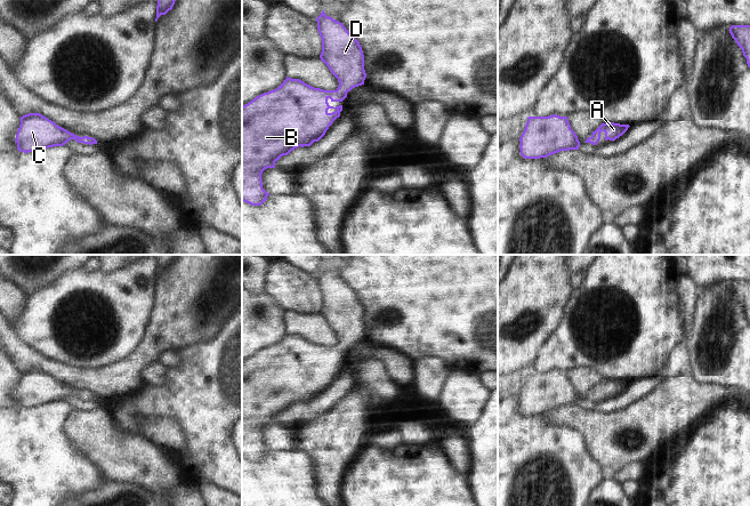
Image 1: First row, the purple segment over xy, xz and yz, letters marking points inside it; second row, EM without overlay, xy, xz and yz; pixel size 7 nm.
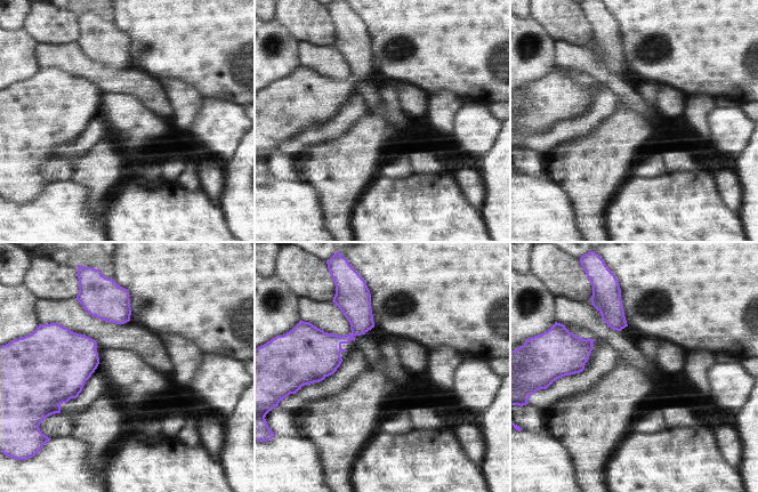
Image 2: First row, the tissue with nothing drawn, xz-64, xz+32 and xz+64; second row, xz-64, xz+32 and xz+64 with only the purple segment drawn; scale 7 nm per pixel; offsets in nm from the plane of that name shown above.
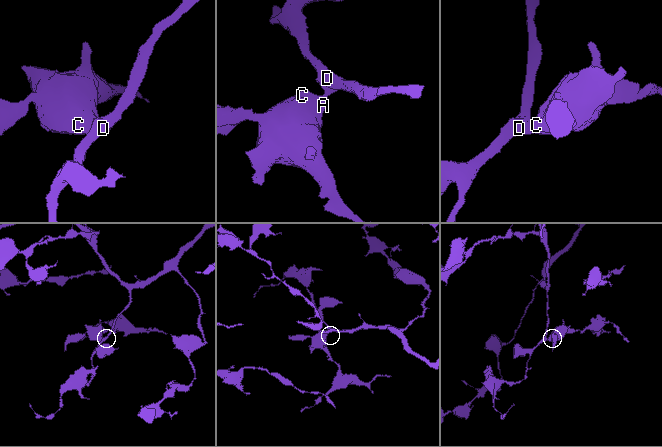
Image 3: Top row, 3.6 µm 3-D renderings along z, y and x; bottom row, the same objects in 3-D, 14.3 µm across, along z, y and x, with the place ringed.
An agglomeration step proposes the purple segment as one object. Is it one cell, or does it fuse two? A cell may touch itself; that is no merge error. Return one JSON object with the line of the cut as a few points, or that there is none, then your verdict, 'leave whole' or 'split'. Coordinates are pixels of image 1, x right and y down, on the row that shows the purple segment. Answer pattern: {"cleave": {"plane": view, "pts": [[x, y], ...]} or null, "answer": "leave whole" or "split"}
{"cleave": null, "answer": "leave whole"}

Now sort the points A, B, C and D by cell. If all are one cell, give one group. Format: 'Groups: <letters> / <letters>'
Groups: A B C D

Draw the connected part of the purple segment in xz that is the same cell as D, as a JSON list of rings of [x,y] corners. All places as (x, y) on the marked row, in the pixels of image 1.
[[[324,10],[316,22],[322,39],[320,58],[338,79],[339,86],[336,90],[323,90],[287,77],[276,89],[264,93],[242,106],[242,201],[251,206],[261,206],[269,195],[263,188],[263,171],[275,168],[275,162],[295,148],[318,142],[340,117],[342,105],[330,106],[328,99],[342,102],[348,91],[364,85],[366,73],[360,42],[342,23],[326,16]]]

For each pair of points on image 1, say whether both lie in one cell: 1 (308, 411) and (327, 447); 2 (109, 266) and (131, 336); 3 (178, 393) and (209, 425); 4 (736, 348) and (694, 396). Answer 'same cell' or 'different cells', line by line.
1: different cells
2: different cells
3: same cell
4: different cells

